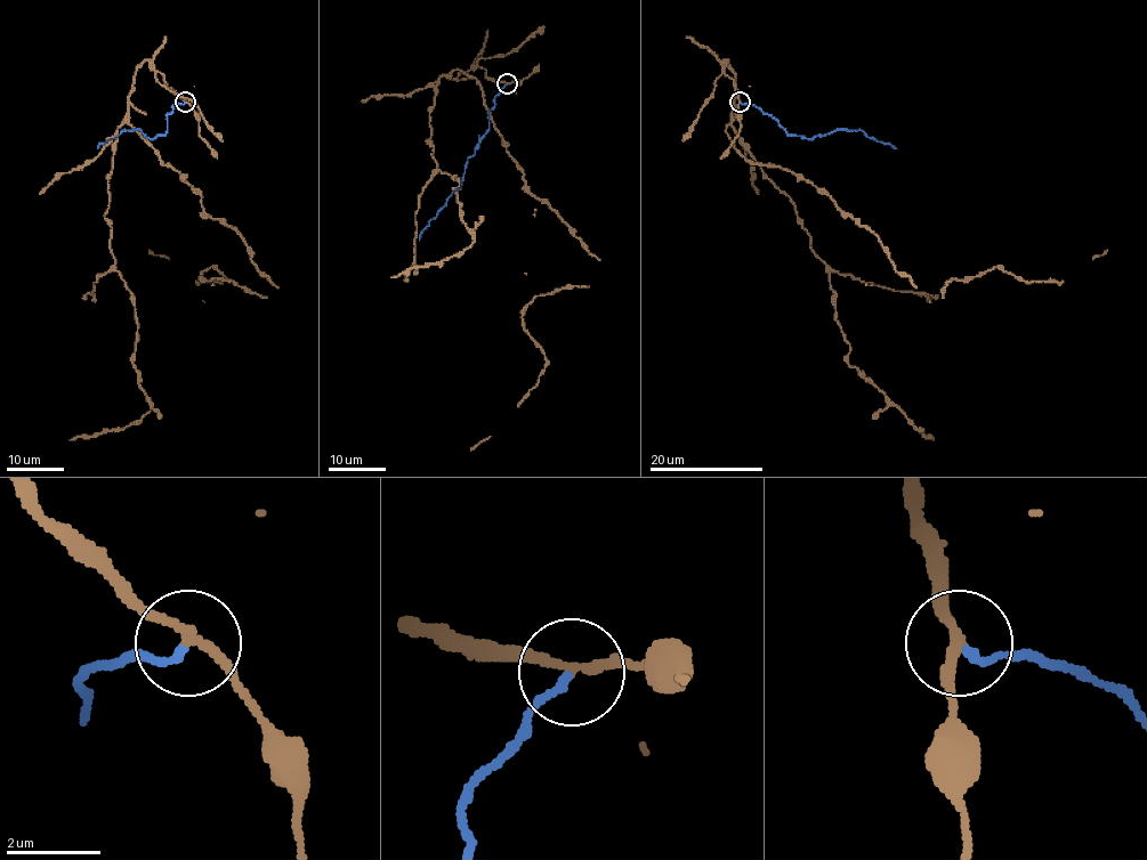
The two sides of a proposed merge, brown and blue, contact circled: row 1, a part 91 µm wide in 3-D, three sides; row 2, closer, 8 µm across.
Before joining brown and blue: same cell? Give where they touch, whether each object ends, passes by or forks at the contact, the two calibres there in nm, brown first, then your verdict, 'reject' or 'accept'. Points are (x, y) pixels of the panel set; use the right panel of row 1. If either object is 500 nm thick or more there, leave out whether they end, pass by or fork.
place (740, 102); brown passes by; blue ends; calibres 200 and 170 nm; reject

